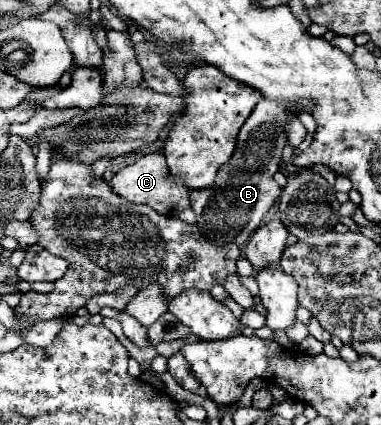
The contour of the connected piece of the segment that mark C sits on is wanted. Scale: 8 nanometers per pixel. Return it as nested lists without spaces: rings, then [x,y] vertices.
[[[159,151],[143,155],[133,165],[127,165],[125,169],[117,171],[107,181],[107,185],[111,187],[111,191],[115,195],[129,199],[131,203],[149,205],[151,209],[155,209],[161,215],[173,215],[177,219],[183,219],[185,223],[195,223],[193,209],[189,207],[189,189],[181,187],[181,183],[177,183],[175,179],[169,179],[169,171],[165,171],[165,155],[161,155]]]

